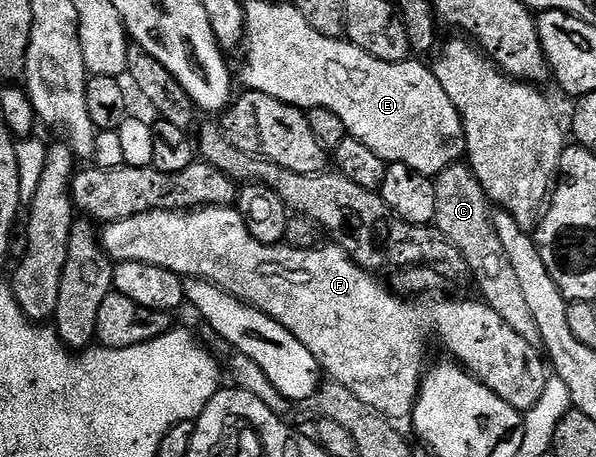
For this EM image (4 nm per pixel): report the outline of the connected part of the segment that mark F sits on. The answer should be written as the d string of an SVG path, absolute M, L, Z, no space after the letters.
M232 206L198 207L192 211L148 211L147 213L139 213L135 217L127 217L123 221L104 224L99 238L101 250L113 260L114 264L119 264L123 261L143 261L143 265L159 265L159 269L167 269L185 279L206 279L208 283L213 283L217 287L224 289L228 295L234 295L236 299L243 300L257 311L267 313L267 317L279 321L279 325L283 325L283 329L287 329L287 333L291 333L291 337L295 337L295 341L301 342L311 352L315 357L315 361L320 365L322 372L332 382L343 385L343 389L351 389L351 393L355 393L355 397L359 397L359 401L363 401L363 405L375 409L390 421L398 421L397 419L408 420L412 416L413 406L417 403L417 394L421 391L421 381L427 370L425 354L429 351L429 342L432 339L438 339L453 354L450 356L456 362L460 363L469 374L475 376L480 383L487 385L487 389L491 389L491 393L495 393L500 399L507 401L507 405L511 405L516 411L524 413L531 410L535 405L535 401L539 401L539 396L543 394L543 385L547 378L547 363L543 358L542 352L538 348L527 345L527 341L523 341L523 337L519 337L519 333L515 333L515 329L511 329L511 325L507 325L507 321L503 321L503 317L499 317L499 313L495 313L495 309L491 309L483 301L478 301L476 298L474 298L475 300L448 299L447 296L441 295L442 293L426 293L418 295L416 298L402 297L400 294L390 290L386 284L385 288L377 280L380 278L376 274L370 273L364 267L359 266L343 248L336 245L328 245L329 247L318 245L311 249L295 249L288 245L263 245L259 241L255 241L255 237L251 237L243 217Z

